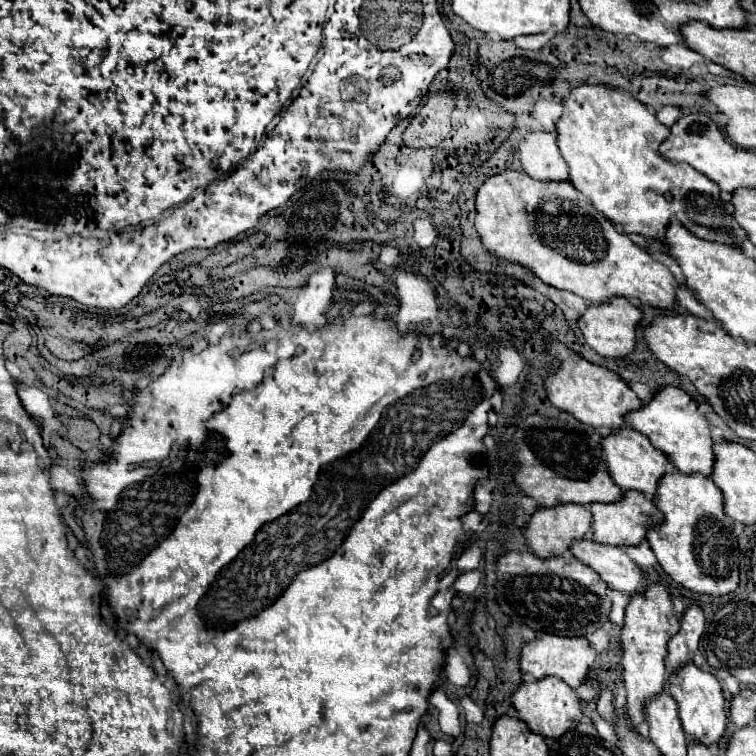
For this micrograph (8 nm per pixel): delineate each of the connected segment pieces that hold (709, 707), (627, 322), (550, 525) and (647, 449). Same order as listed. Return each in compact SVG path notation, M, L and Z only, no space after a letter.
M688 662L680 666L680 670L672 672L666 680L664 690L672 694L672 698L678 702L680 720L684 726L684 732L690 738L696 738L704 744L714 744L724 736L726 730L726 712L724 712L724 696L720 690L720 682L710 672L700 670L694 662Z
M616 296L604 304L588 306L586 312L578 318L578 328L582 330L586 344L590 344L600 356L624 358L634 350L638 322L640 322L640 310L628 298Z
M560 504L560 506L552 506L552 508L538 508L530 516L528 524L524 526L524 538L534 556L550 558L550 556L564 554L572 540L584 538L584 534L590 530L590 524L592 524L592 516L580 504Z
M622 426L620 430L612 430L610 434L602 436L600 444L604 450L608 472L614 478L614 484L618 484L622 490L638 490L646 496L656 494L656 484L668 470L666 466L668 458L664 458L664 454L656 450L644 434L638 434L636 430Z

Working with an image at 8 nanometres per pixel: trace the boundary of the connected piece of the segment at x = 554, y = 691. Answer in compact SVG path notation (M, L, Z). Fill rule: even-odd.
M544 678L544 680L534 680L534 682L522 682L516 692L512 694L512 706L518 712L518 718L526 722L526 726L548 738L560 738L568 728L572 728L580 718L580 702L576 692L566 684L560 682L560 678Z

